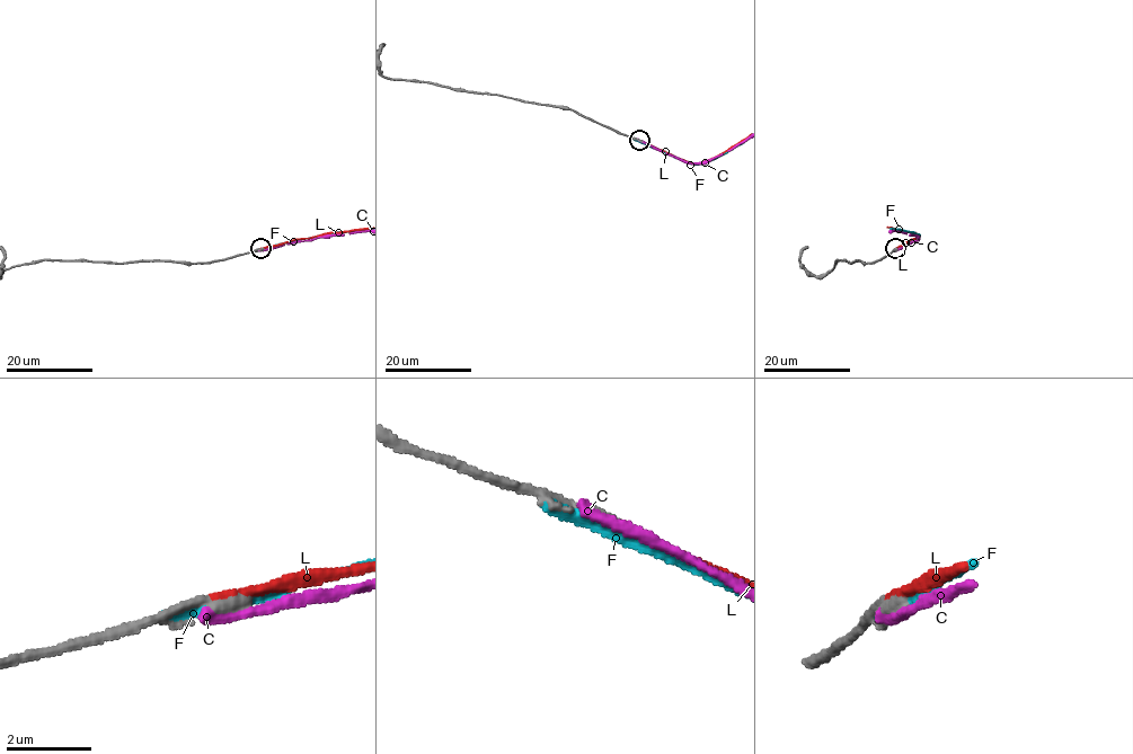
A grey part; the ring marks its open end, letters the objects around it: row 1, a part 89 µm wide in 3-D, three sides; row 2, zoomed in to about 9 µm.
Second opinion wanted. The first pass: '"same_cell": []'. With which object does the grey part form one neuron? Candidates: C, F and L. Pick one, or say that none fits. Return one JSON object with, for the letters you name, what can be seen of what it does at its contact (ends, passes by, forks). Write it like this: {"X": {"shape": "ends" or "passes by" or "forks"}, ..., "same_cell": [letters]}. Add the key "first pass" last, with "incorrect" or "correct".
{"L": {"shape": "ends"}, "same_cell": ["L"], "first pass": "incorrect"}

